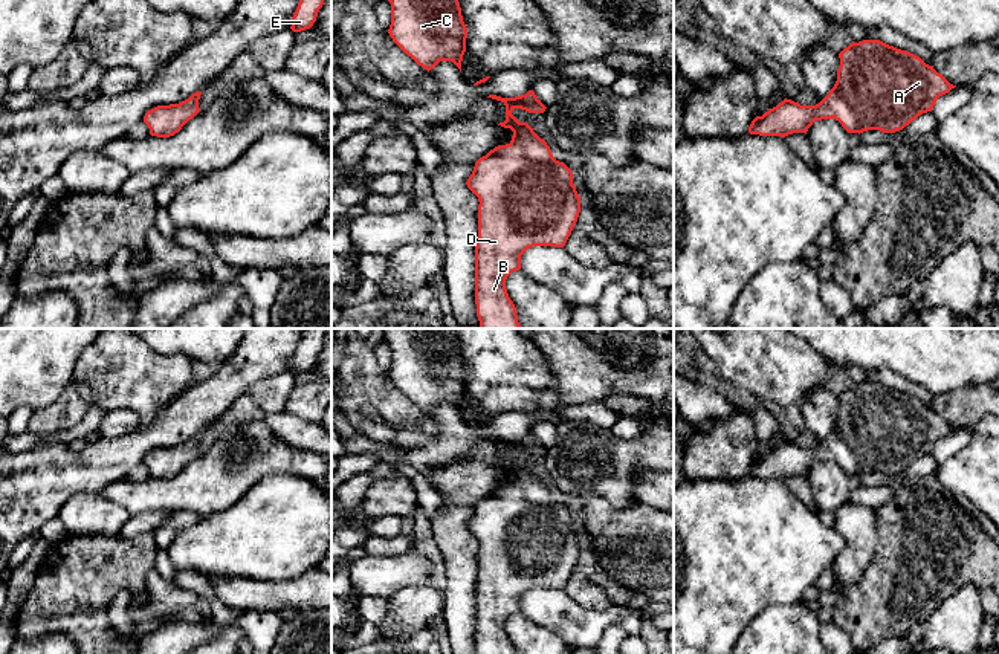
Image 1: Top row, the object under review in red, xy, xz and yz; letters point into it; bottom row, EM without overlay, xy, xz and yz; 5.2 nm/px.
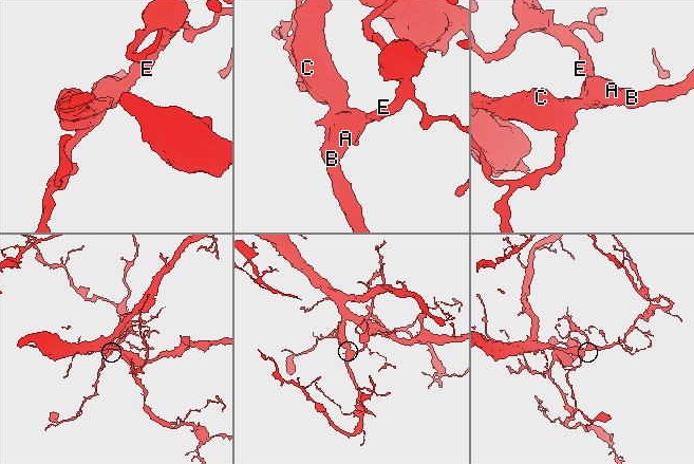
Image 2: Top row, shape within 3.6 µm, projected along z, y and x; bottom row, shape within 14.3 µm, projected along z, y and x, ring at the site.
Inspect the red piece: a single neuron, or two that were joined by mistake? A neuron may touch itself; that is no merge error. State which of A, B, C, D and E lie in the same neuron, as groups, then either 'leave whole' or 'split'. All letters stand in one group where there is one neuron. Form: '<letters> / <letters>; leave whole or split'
A B C D E; leave whole

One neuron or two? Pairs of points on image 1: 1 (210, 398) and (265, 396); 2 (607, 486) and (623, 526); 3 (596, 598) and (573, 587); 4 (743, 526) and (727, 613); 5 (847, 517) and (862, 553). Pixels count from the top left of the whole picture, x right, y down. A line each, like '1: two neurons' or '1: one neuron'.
1: two neurons
2: two neurons
3: one neuron
4: one neuron
5: one neuron

